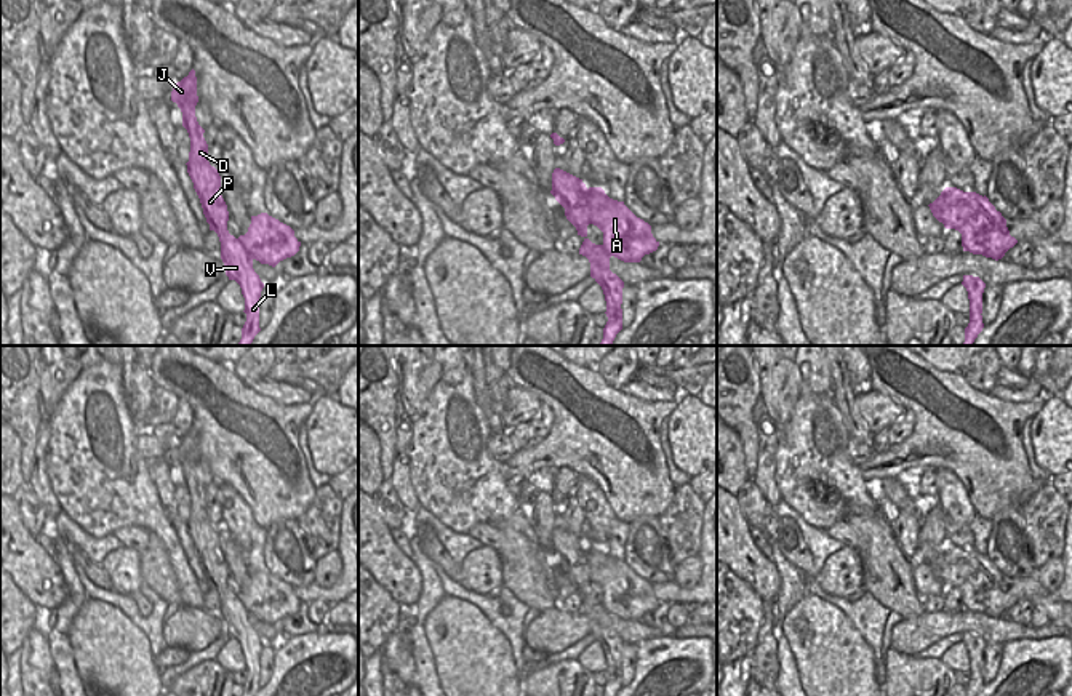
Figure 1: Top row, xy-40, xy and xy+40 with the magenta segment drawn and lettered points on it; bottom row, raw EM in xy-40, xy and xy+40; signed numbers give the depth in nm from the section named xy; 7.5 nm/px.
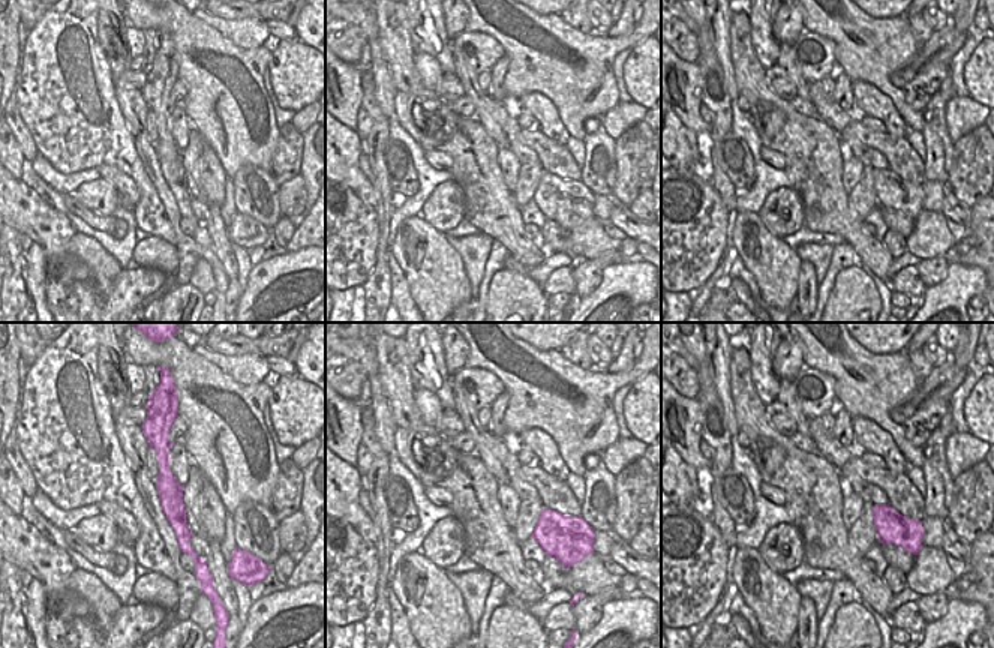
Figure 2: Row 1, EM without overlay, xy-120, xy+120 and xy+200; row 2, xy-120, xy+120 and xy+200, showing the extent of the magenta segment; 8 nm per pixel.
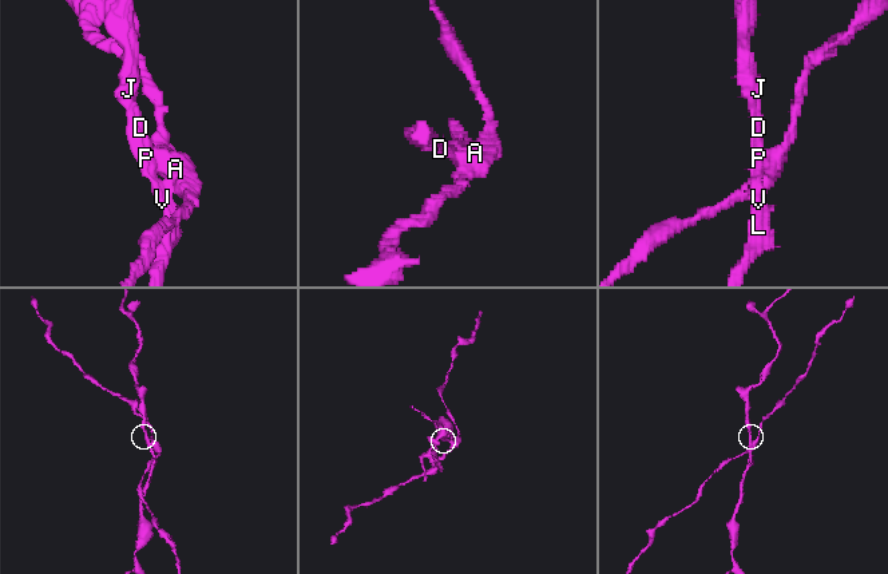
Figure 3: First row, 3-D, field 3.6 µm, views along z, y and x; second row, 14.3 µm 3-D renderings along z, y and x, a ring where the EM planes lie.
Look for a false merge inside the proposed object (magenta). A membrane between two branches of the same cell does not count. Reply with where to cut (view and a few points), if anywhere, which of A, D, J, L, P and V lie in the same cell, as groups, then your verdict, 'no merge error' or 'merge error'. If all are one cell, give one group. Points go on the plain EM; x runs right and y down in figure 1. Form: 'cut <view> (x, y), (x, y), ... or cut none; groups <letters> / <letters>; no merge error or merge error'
cut xy (586, 548), (586, 575), (591, 581); groups A / D J L P V; merge error

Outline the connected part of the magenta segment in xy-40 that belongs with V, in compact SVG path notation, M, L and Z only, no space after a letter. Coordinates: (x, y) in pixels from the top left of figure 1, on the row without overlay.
M194 427L187 435L174 442L171 459L181 467L182 485L190 496L189 520L186 522L187 531L200 557L210 589L214 589L219 595L221 618L226 624L226 634L229 638L235 638L240 643L245 656L243 670L246 672L246 680L242 686L242 696L254 696L261 690L259 656L264 642L253 627L253 614L246 610L243 602L227 589L229 570L219 549L221 534L208 520L208 502L203 496L205 488L198 483L195 475L198 454Z

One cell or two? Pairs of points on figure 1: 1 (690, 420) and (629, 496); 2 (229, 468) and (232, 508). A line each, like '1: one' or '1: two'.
1: two
2: two

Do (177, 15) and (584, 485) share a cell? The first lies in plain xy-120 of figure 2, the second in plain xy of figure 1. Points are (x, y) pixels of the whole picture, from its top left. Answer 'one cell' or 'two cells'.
two cells

